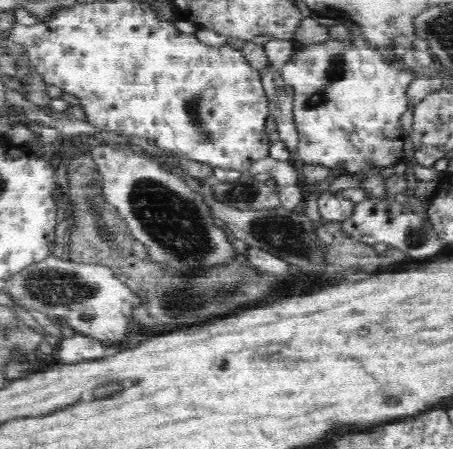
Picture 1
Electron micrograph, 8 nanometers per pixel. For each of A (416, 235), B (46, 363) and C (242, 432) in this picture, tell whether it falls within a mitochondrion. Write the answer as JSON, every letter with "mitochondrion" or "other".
{"A":"mitochondrion","B":"other","C":"other"}

